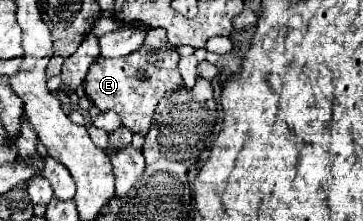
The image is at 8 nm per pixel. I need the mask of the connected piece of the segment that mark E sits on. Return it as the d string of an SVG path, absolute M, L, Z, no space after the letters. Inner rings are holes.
M169 45L167 49L139 49L119 59L99 57L85 77L85 93L95 103L99 111L115 111L121 117L121 125L131 129L131 133L141 133L143 137L149 133L149 127L155 117L157 103L183 87L183 79L179 75L177 63L181 55ZM137 73L145 73L141 79Z

